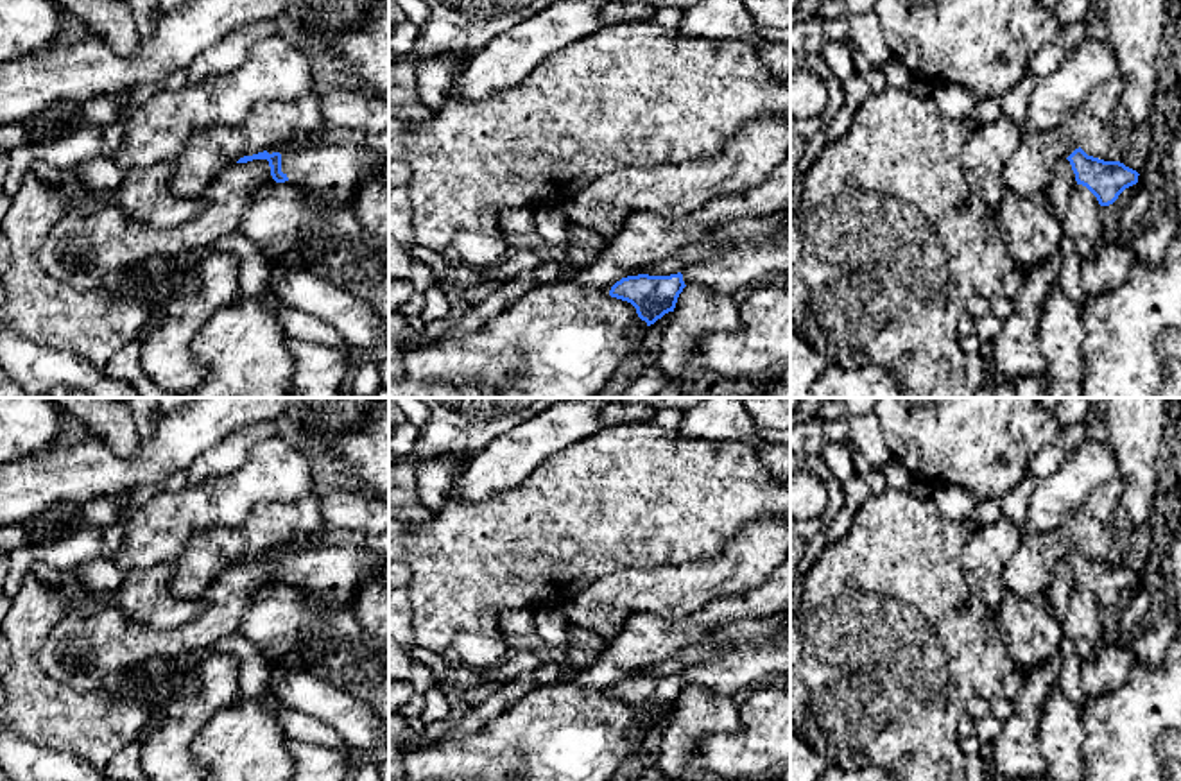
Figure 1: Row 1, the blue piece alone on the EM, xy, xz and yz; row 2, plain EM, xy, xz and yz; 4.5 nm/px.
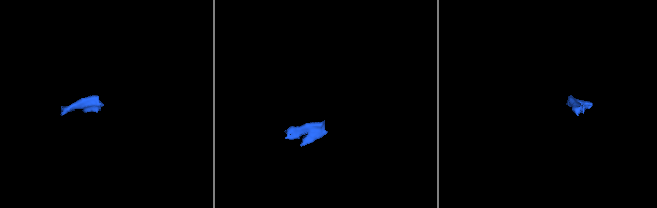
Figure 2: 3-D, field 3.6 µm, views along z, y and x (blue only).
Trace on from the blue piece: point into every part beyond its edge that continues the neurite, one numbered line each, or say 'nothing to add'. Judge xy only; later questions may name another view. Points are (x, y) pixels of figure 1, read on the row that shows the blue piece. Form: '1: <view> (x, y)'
1: xy (334, 174)

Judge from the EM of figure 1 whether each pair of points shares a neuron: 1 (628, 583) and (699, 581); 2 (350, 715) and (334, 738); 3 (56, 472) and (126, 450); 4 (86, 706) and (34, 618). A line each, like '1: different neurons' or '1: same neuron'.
1: same neuron
2: different neurons
3: different neurons
4: same neuron

